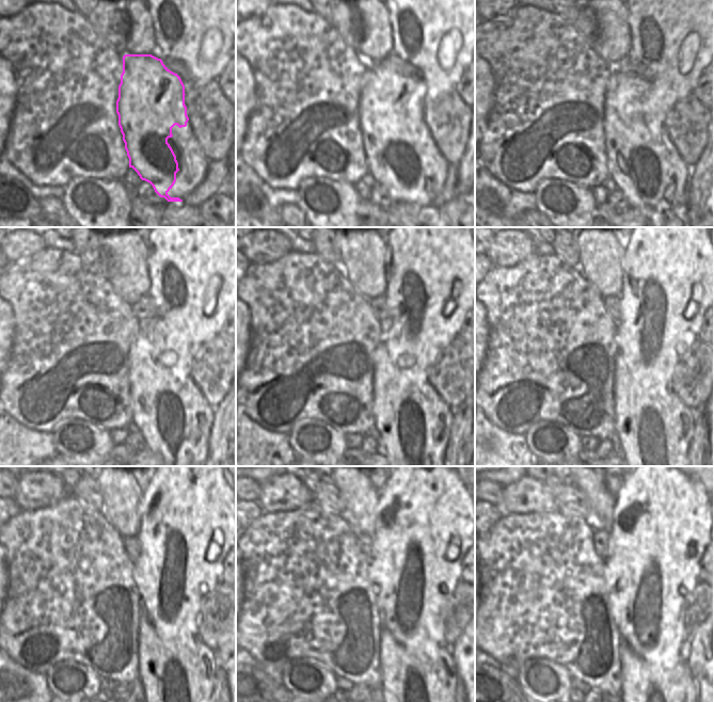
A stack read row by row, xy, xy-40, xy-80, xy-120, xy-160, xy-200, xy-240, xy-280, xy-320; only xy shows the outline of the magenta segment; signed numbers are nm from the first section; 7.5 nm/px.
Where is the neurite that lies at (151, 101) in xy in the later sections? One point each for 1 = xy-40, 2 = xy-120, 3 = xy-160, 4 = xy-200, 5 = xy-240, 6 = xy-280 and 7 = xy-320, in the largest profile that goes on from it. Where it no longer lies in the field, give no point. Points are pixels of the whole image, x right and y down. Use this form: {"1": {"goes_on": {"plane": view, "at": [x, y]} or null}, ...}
{"1": {"goes_on": {"plane": "xy-40", "at": [391, 105]}}, "2": {"goes_on": {"plane": "xy-120", "at": [156, 413]}}, "3": {"goes_on": {"plane": "xy-160", "at": [397, 420]}}, "4": {"goes_on": {"plane": "xy-200", "at": [643, 441]}}, "5": {"goes_on": {"plane": "xy-240", "at": [162, 674]}}, "6": {"goes_on": {"plane": "xy-280", "at": [405, 683]}}, "7": {"goes_on": {"plane": "xy-320", "at": [644, 682]}}}

